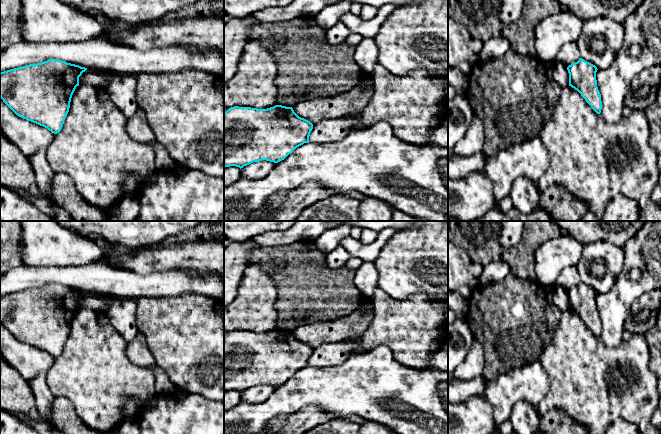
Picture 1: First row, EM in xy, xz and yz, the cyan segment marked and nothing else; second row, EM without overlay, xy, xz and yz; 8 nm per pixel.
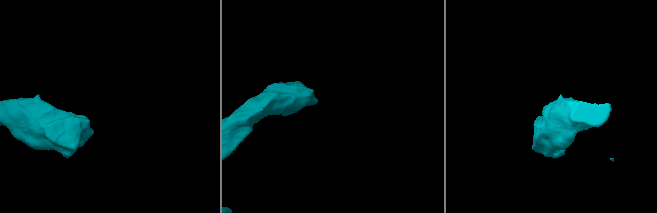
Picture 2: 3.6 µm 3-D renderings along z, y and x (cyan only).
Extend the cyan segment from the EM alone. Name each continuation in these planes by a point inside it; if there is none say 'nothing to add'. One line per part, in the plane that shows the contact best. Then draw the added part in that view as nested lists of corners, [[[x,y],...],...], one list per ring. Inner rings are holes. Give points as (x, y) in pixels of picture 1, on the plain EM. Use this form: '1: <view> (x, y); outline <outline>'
nothing to add

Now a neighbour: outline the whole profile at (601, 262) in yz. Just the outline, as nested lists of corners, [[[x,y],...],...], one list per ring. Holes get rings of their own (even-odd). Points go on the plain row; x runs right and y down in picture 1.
[[[597,240],[584,245],[576,265],[581,282],[597,293],[608,292],[623,269],[624,259],[624,247],[609,241]]]

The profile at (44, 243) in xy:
[[[21,221],[21,224],[23,228],[21,253],[25,265],[32,267],[84,266],[98,261],[106,249],[90,238],[69,231],[57,221]]]

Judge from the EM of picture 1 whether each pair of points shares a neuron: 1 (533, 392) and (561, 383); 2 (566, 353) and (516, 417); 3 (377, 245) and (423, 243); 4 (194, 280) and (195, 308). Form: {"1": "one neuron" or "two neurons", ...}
{"1": "two neurons", "2": "two neurons", "3": "two neurons", "4": "two neurons"}

